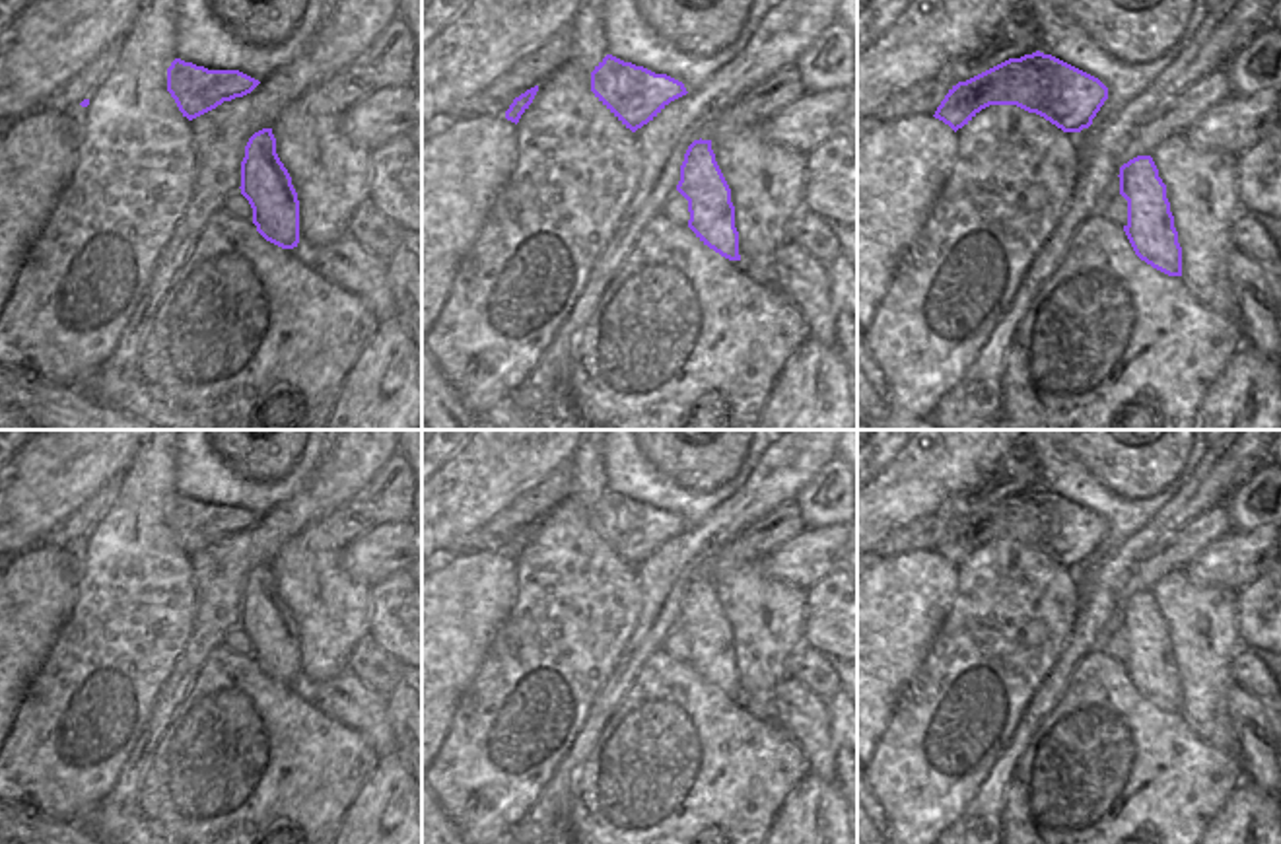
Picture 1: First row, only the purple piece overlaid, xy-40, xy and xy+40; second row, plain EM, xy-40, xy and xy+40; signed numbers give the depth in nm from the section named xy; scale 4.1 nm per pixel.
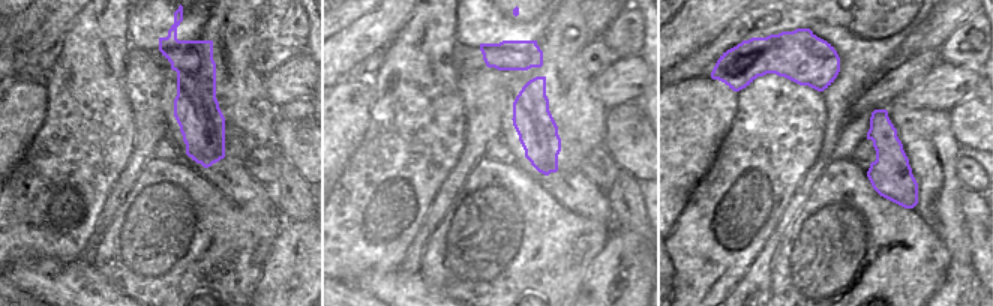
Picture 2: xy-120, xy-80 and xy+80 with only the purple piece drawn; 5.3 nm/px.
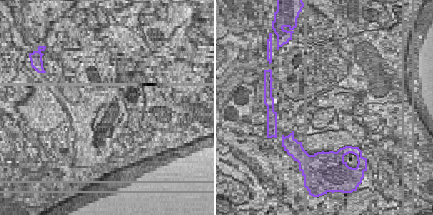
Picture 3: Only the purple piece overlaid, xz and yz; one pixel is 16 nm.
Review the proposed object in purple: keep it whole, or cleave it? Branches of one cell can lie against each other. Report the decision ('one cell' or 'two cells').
two cells

